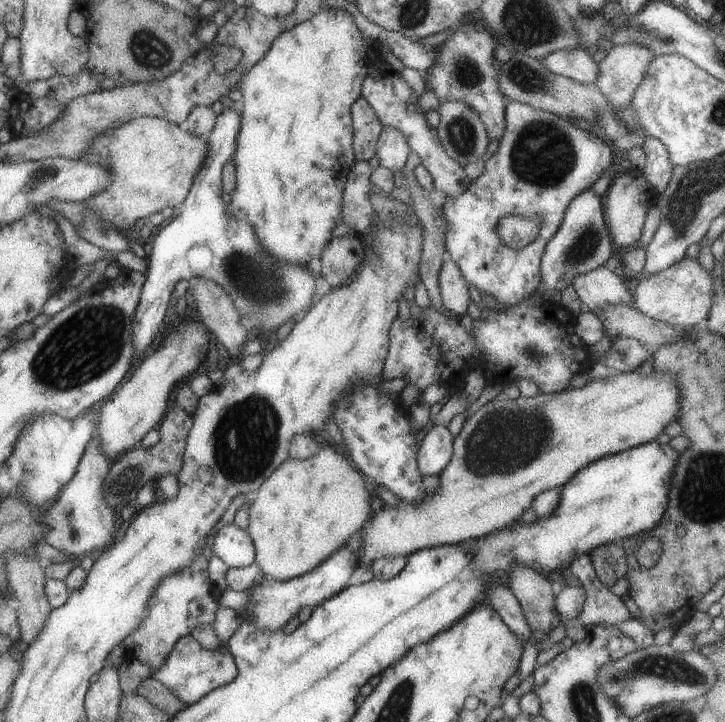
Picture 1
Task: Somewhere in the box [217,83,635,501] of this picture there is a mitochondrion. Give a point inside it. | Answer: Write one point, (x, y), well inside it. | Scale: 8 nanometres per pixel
(503, 441)

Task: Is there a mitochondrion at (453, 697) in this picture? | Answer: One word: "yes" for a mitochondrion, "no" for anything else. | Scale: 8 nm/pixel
no

